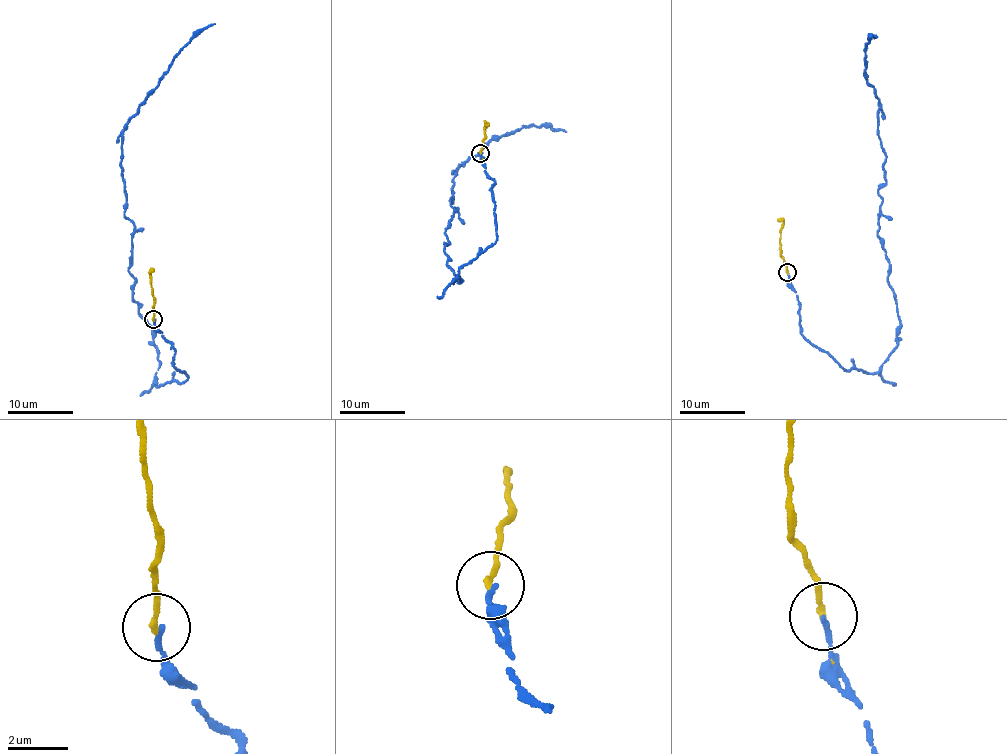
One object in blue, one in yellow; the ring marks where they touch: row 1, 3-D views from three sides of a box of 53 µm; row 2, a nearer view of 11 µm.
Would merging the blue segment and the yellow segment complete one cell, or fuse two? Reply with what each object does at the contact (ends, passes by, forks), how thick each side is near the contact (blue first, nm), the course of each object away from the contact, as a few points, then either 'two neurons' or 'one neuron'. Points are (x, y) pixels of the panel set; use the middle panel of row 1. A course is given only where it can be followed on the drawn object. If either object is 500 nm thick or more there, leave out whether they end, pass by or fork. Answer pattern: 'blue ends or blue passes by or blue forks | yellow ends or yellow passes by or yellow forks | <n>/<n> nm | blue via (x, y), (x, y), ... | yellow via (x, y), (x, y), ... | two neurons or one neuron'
blue ends | yellow passes by | 160/140 nm | blue via (480, 153), (496, 240), (459, 282), (445, 231), (459, 164), (523, 126), (566, 132) | yellow via (480, 153), (484, 120) | one neuron

